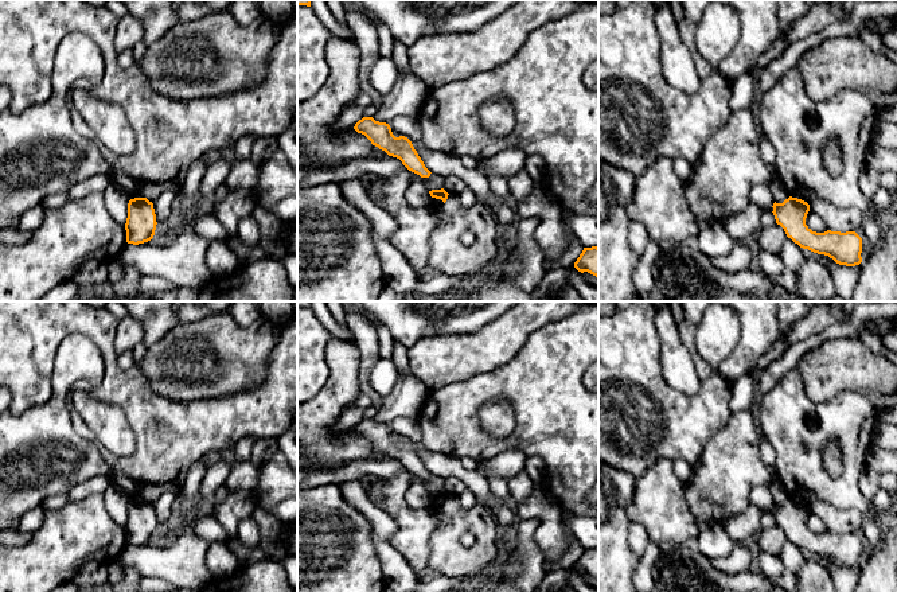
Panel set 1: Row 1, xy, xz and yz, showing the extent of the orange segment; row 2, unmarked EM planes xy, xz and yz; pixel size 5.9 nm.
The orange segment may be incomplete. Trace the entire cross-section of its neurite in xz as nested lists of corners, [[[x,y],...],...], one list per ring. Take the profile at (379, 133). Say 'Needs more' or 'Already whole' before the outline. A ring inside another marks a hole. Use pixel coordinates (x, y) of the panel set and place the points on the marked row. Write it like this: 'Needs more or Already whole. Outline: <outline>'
Already whole. Outline: [[[363,117],[355,124],[354,129],[364,135],[373,145],[385,151],[389,156],[399,159],[409,171],[421,178],[430,176],[432,172],[425,167],[412,141],[405,136],[395,137],[389,124],[375,121],[373,117]]]

